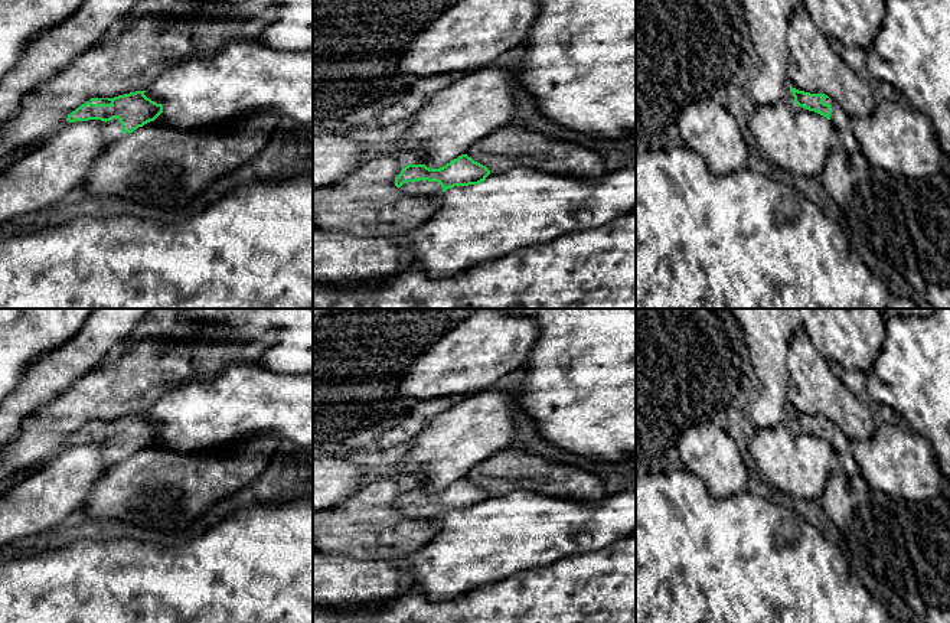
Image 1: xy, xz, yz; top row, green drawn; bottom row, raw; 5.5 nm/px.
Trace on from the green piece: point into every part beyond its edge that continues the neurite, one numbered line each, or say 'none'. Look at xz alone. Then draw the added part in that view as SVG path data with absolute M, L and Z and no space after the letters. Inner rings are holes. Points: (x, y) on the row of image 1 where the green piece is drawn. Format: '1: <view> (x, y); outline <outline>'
1: xz (421, 186); outline M418 180L408 182L398 187L398 192L404 195L438 195L443 193L443 187L438 182Z

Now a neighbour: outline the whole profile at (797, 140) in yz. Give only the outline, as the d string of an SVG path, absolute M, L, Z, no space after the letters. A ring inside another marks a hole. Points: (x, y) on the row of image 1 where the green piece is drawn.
M783 100L757 105L748 128L770 163L807 177L819 179L835 149L830 120Z

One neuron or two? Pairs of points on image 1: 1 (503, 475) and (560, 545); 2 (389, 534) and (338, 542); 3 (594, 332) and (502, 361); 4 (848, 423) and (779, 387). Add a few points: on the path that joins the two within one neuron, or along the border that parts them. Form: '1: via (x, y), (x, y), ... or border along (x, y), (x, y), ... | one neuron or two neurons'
1: border along (538, 491), (511, 492) | two neurons
2: via (376, 534), (351, 541) | one neuron
3: border along (538, 323), (538, 339), (522, 364) | two neurons
4: border along (786, 356), (787, 404), (790, 407) | two neurons

